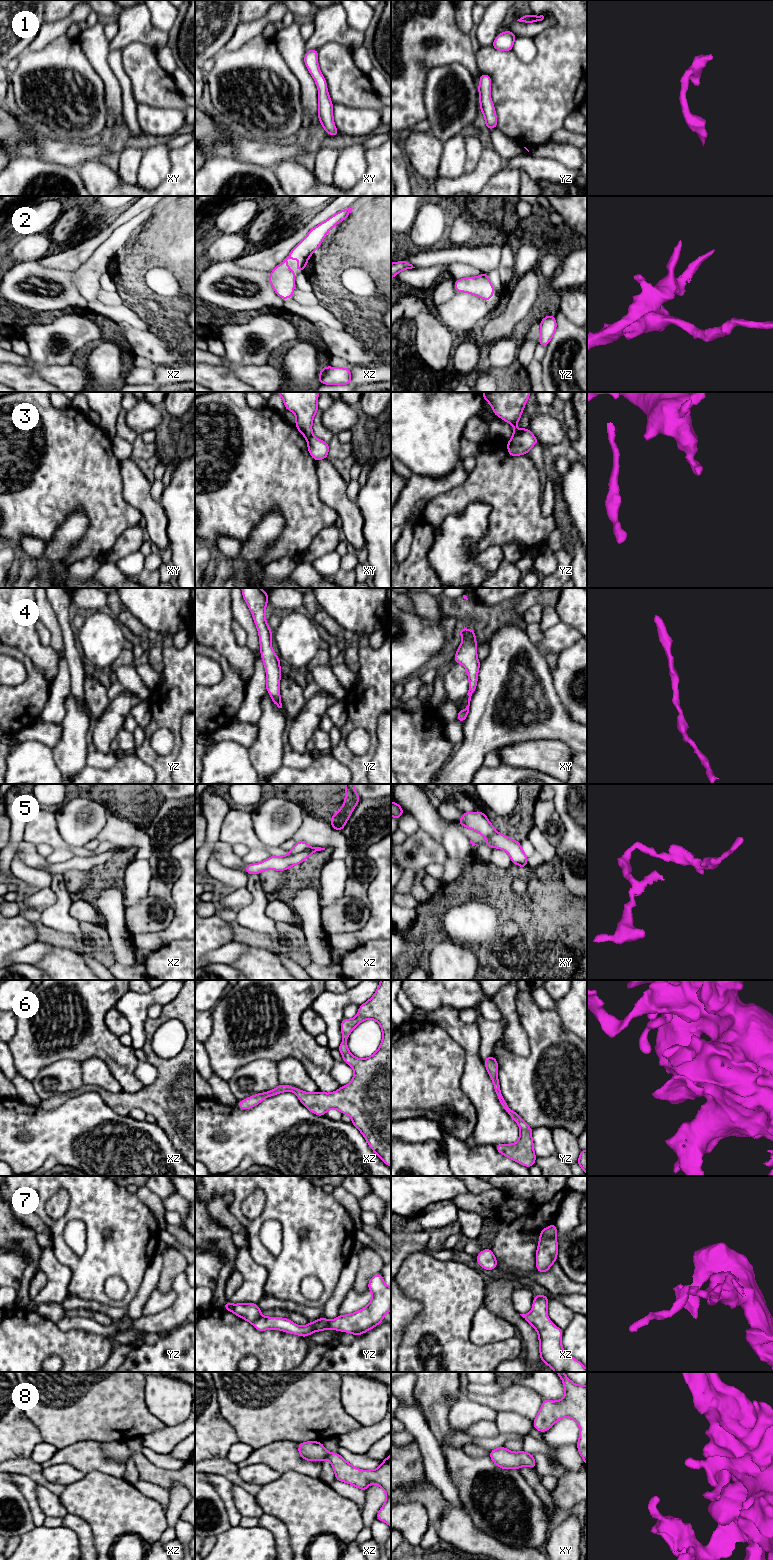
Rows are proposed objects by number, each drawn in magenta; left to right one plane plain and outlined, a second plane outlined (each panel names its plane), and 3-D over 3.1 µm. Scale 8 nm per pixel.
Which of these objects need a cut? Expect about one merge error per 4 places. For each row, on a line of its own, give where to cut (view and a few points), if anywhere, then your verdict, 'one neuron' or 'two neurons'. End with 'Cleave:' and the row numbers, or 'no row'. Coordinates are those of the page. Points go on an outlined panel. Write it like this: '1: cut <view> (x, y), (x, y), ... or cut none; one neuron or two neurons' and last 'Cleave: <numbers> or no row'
1: cut none; one neuron
2: cut none; one neuron
3: cut yz (527, 428), (513, 436); two neurons
4: cut none; one neuron
5: cut xz (310, 848), (287, 856); two neurons
6: cut none; one neuron
7: cut xz (540, 1234), (544, 1236), (556, 1235); two neurons
8: cut none; one neuron
Cleave: 3, 5, 7

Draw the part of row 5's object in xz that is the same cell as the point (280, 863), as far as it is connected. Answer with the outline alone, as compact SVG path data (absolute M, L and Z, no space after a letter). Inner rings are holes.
M314 847L294 854L292 856L270 856L266 860L257 864L247 864L245 872L247 874L259 874L264 870L285 871L291 866L301 864L305 859L311 856L314 852L325 850L325 848Z

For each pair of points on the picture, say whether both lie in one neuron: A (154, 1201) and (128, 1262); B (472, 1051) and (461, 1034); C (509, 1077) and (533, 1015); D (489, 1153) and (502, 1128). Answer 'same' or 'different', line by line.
A: different
B: same
C: same
D: different

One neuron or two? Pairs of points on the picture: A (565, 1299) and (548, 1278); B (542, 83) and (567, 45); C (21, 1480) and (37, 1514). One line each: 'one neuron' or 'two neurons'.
A: two neurons
B: one neuron
C: one neuron

